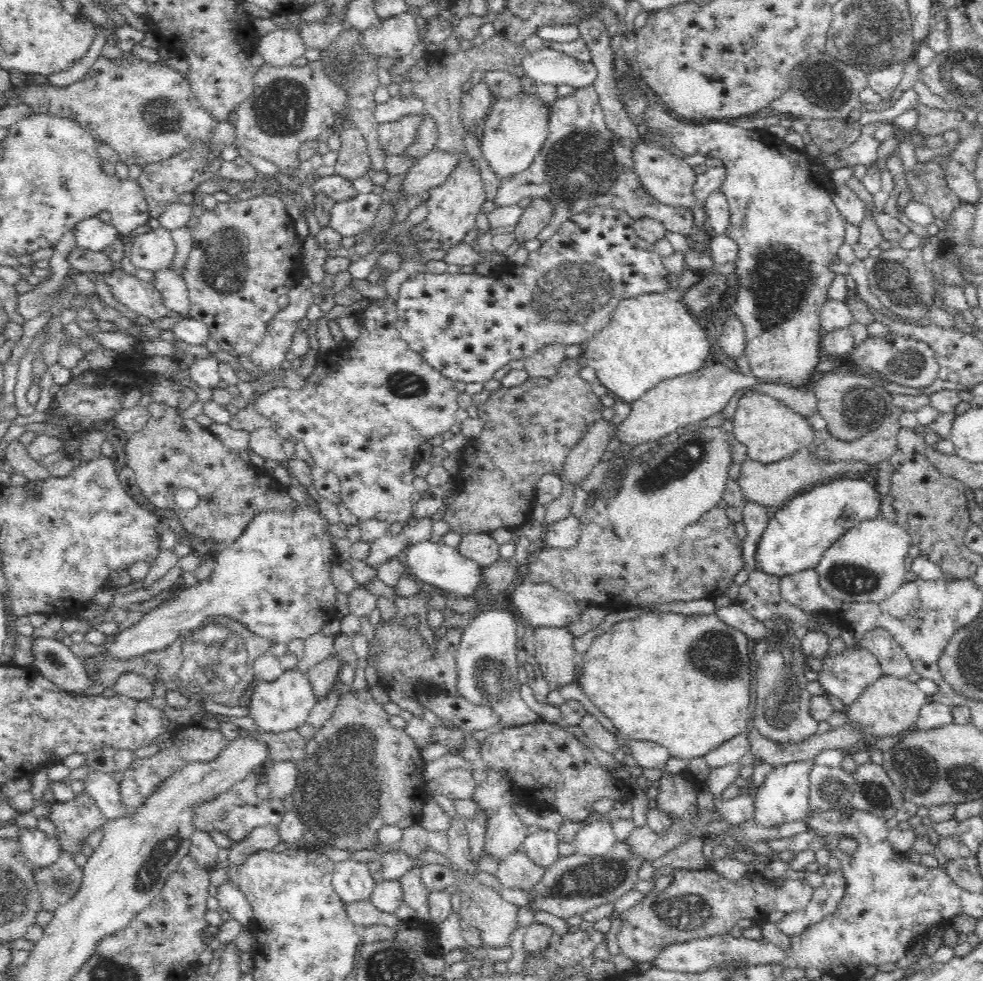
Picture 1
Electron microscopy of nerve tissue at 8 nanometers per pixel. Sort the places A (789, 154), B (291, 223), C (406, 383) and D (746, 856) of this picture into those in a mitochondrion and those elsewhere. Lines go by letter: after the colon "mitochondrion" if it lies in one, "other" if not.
A: other
B: other
C: mitochondrion
D: other

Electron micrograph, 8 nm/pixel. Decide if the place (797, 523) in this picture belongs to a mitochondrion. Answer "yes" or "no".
no

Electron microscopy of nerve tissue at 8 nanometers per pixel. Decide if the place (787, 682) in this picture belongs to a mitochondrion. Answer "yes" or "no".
yes

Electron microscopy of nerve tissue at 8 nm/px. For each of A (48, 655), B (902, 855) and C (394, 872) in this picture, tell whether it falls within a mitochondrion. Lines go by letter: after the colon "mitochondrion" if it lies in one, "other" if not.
A: mitochondrion
B: other
C: other

